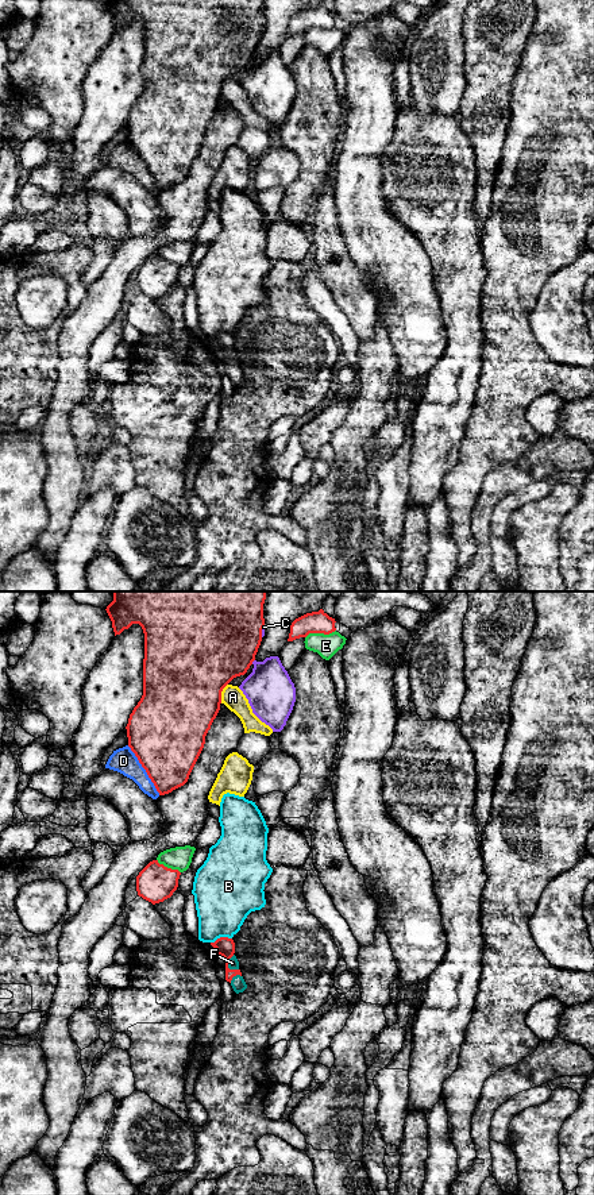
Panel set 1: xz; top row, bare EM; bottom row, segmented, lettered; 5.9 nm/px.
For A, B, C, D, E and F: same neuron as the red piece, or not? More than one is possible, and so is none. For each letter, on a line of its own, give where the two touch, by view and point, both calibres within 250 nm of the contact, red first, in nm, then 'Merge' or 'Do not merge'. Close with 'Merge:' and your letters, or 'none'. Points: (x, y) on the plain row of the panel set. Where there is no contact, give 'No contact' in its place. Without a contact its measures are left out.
A: Touches red at xz (220, 88). Thickness 500 nm (red) against 140 nm. Do not merge
B: Touches red at xz (220, 332). Thickness 110 nm (red) against 360 nm. Do not merge
C: Touches red at xz (253, 56). Thickness 460 nm (red) against 280 nm. Do not merge
D: Touches red at xz (145, 164). Thickness 460 nm (red) against 150 nm. Do not merge
E: Touches red at xz (320, 27). Thickness 130 nm (red) against 140 nm. Do not merge
F: Touches red at xz (227, 358). Thickness 110 nm (red) against 60 nm. Merge
Merge: F

